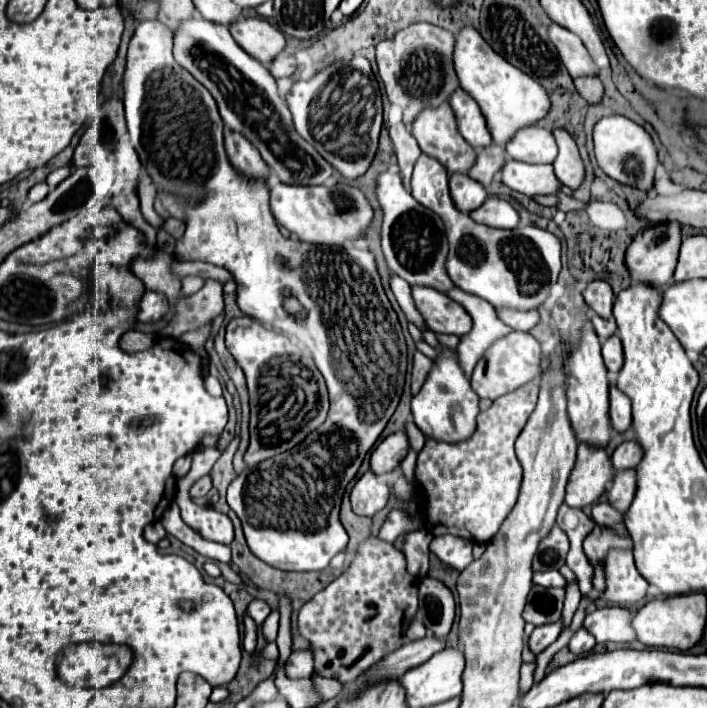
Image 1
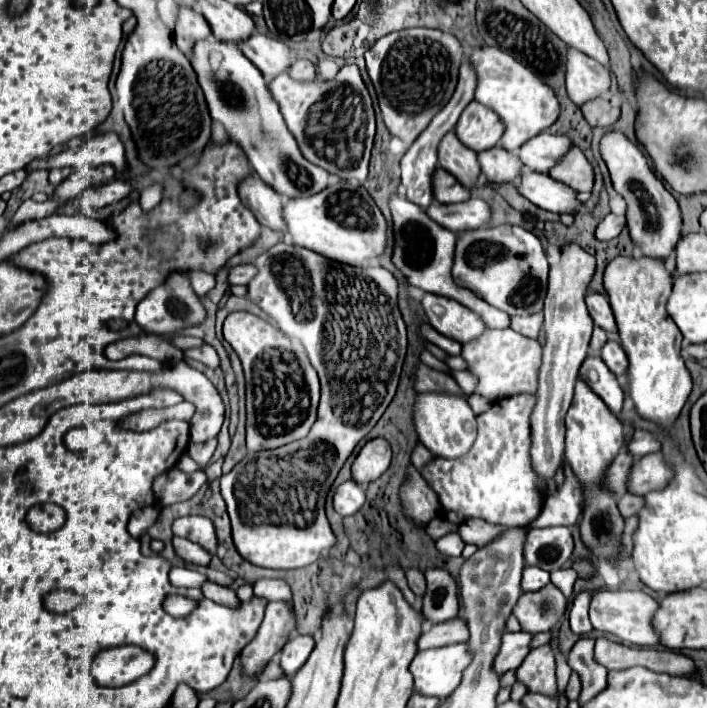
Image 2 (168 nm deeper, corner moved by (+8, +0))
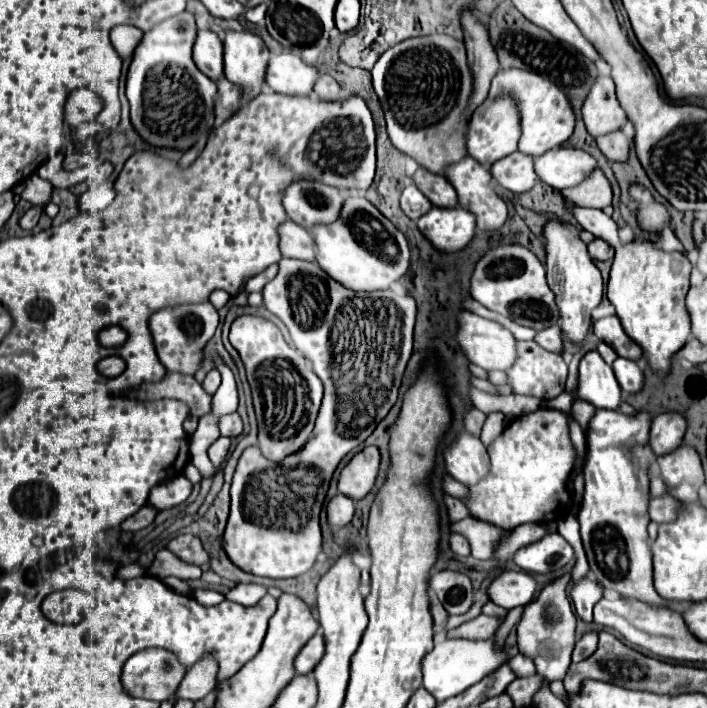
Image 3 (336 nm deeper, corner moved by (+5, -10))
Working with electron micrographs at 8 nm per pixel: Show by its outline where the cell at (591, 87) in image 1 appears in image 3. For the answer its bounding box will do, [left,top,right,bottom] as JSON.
[596,130,628,162]

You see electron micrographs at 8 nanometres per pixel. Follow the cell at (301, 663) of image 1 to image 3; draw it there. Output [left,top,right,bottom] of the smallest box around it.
[294,634,324,674]

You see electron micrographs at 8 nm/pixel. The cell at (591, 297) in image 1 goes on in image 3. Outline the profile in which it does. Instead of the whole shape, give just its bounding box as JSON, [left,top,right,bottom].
[594,316,642,360]

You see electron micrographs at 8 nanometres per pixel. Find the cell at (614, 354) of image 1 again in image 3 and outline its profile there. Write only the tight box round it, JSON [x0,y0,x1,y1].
[612,358,644,392]

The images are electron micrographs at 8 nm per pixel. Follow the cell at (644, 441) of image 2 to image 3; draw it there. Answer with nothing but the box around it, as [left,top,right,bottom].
[650,412,686,456]

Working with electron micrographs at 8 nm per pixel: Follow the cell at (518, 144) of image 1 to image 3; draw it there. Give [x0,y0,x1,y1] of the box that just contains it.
[534,146,596,190]

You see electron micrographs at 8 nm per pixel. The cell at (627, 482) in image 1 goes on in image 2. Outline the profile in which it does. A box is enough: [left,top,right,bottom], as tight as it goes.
[629,452,673,494]

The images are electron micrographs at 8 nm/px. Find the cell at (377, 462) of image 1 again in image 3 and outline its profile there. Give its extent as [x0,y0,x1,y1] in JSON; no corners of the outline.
[338,446,380,500]

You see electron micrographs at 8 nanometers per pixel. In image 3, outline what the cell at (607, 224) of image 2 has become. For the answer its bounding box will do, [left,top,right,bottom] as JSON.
[588,238,614,260]

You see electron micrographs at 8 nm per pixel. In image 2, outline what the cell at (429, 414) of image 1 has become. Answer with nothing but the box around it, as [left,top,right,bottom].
[415,394,477,458]

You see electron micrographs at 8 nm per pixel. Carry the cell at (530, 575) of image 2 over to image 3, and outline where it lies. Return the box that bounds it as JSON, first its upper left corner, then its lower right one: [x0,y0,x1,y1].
[488,572,538,610]

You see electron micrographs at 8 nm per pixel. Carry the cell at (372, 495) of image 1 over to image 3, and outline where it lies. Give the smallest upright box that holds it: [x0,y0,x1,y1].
[328,494,354,528]

